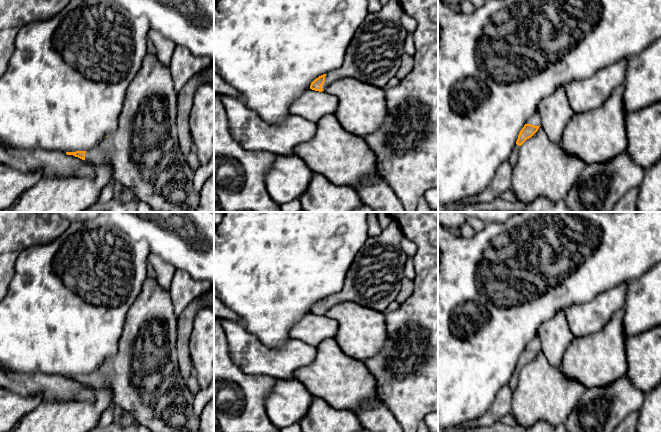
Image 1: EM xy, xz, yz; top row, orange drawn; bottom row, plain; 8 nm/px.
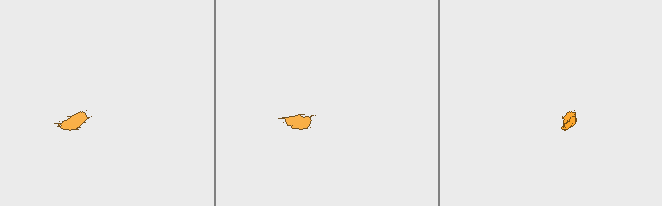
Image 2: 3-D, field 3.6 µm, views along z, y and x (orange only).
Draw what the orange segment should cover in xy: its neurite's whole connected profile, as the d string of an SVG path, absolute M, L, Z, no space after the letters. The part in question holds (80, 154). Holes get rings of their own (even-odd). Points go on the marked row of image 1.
M146 54L142 66L129 84L118 116L118 126L101 143L88 151L66 152L93 164L108 164L114 182L130 189L138 201L147 203L153 212L195 212L200 204L200 192L193 184L193 171L179 147L177 119L177 92L170 76L170 68L161 66L155 54Z

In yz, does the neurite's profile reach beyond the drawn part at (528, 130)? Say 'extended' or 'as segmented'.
extended

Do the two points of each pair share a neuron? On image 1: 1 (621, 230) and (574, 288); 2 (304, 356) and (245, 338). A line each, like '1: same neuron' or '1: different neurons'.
1: same neuron
2: same neuron

